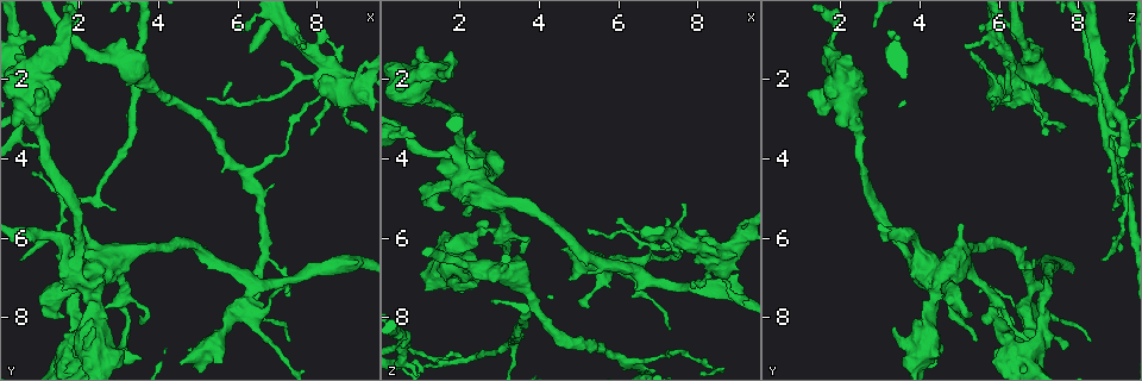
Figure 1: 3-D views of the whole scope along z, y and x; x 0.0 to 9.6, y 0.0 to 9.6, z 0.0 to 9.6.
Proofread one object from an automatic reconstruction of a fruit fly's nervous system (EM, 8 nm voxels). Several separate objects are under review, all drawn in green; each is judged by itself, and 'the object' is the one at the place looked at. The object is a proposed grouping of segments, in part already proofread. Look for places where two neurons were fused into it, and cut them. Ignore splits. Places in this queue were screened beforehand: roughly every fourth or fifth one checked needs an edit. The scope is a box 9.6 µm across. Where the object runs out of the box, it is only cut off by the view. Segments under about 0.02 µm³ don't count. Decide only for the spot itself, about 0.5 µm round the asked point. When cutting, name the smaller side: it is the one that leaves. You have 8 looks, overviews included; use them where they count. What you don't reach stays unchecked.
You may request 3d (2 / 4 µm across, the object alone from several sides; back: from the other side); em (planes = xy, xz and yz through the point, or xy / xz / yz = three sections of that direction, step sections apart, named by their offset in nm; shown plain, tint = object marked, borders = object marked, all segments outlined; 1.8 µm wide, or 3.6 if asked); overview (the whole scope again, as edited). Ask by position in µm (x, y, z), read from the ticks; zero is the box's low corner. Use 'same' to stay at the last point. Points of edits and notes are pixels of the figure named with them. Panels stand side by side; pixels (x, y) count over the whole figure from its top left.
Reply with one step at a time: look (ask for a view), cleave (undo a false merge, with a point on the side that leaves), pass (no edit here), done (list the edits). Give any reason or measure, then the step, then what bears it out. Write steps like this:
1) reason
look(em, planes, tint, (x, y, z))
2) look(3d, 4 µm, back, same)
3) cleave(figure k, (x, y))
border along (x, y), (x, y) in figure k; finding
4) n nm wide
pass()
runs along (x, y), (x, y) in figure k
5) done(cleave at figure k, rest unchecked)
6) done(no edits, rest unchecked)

thick turns thin
look(em, 3.6 µm, yz, step 16, borders, (7.80, 1.95, 6.25))

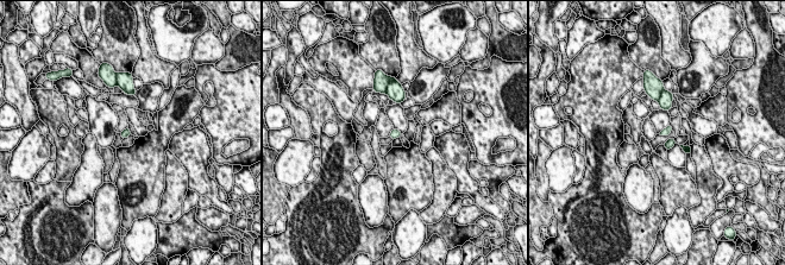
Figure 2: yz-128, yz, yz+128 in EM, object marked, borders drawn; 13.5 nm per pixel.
cleave(figure 2, (665, 101))
border along (661, 93), (658, 101) in figure 2; two neurons meet here

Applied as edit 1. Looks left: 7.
look(overview)

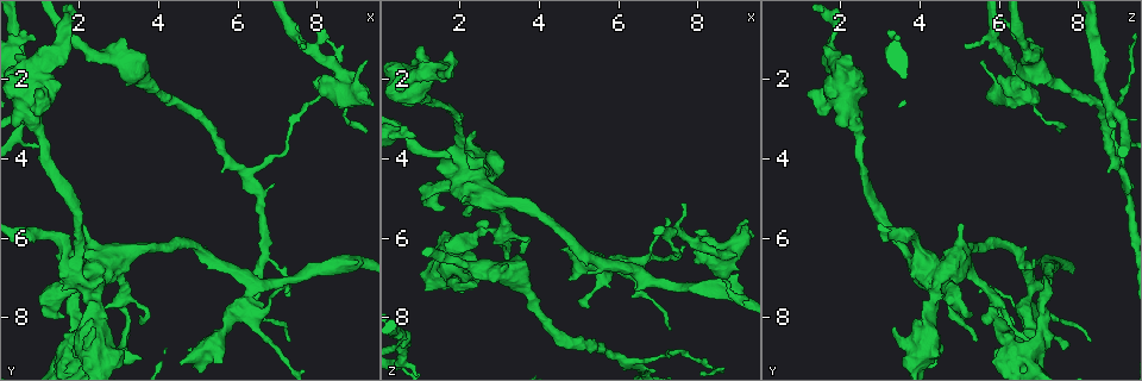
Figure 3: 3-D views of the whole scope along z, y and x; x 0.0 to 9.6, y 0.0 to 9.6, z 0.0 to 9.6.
a fork
look(em, planes, plain, (6.40, 7.10, 6.80))

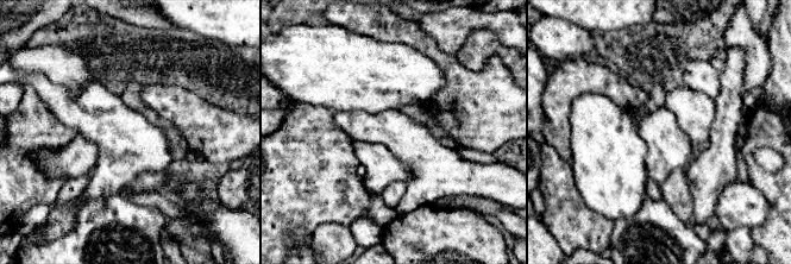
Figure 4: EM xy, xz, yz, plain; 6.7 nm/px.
look(em, planes, tint, same)

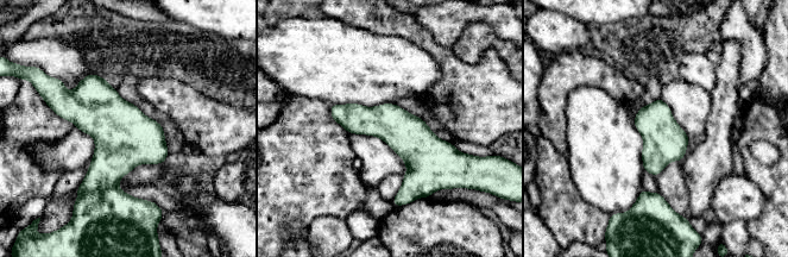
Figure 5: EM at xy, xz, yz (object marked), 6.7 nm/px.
280 nm wide
pass()
one neuron here

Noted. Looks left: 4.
two arms at a narrow angle
look(em, planes, borders, (1.85, 8.85, 6.75))

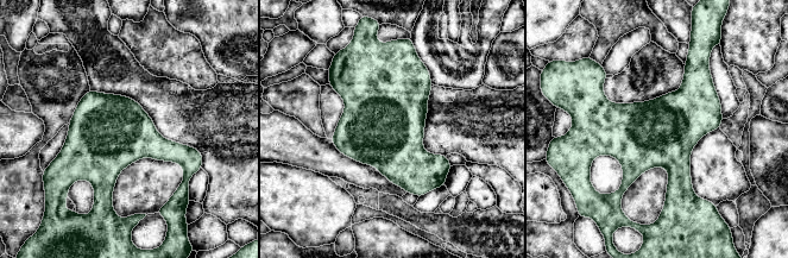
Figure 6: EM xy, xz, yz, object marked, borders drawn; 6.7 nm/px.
pass()
all the same neuron

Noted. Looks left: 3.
done(cleave at figure 2, rest unchecked)

